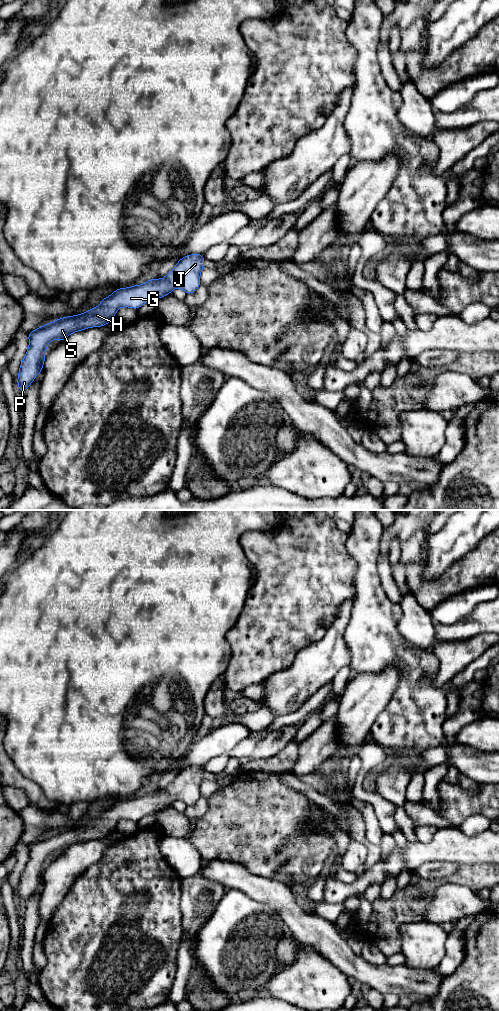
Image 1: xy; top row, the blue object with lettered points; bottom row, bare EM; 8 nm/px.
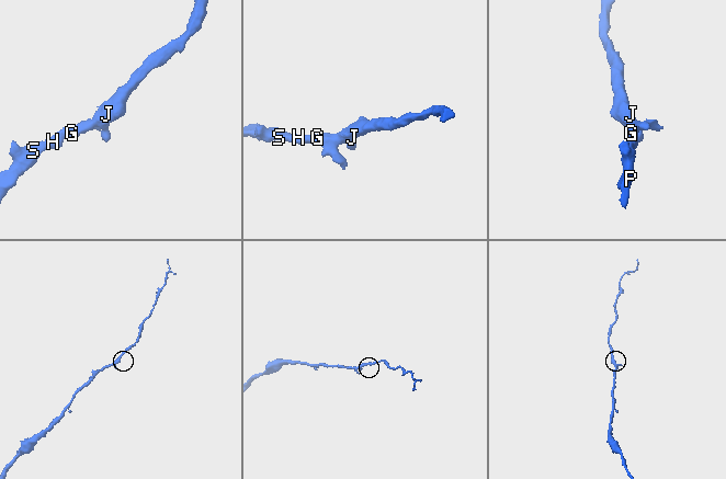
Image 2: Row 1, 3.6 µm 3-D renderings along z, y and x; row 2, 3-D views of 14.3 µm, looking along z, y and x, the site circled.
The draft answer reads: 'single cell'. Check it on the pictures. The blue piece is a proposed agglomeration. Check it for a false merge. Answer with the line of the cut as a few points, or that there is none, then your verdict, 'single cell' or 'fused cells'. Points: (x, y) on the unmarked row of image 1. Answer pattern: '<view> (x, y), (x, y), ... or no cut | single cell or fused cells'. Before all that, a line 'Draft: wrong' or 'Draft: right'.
Draft: right
no cut | single cell

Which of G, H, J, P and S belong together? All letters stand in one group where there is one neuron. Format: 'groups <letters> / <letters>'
groups G H J P S

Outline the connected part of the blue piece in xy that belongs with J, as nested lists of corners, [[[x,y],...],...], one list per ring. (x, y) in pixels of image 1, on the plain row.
[[[203,766],[184,768],[174,781],[162,791],[149,791],[145,796],[119,800],[101,812],[98,819],[75,828],[67,828],[45,836],[27,845],[29,860],[20,876],[17,896],[24,906],[40,883],[46,869],[45,862],[53,851],[62,854],[74,844],[101,839],[111,834],[120,819],[139,821],[144,815],[169,807],[175,800],[192,806],[201,797],[200,785],[204,780]]]

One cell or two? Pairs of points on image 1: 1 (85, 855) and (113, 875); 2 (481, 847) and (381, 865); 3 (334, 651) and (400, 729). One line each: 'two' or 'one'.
1: two
2: one
3: two

